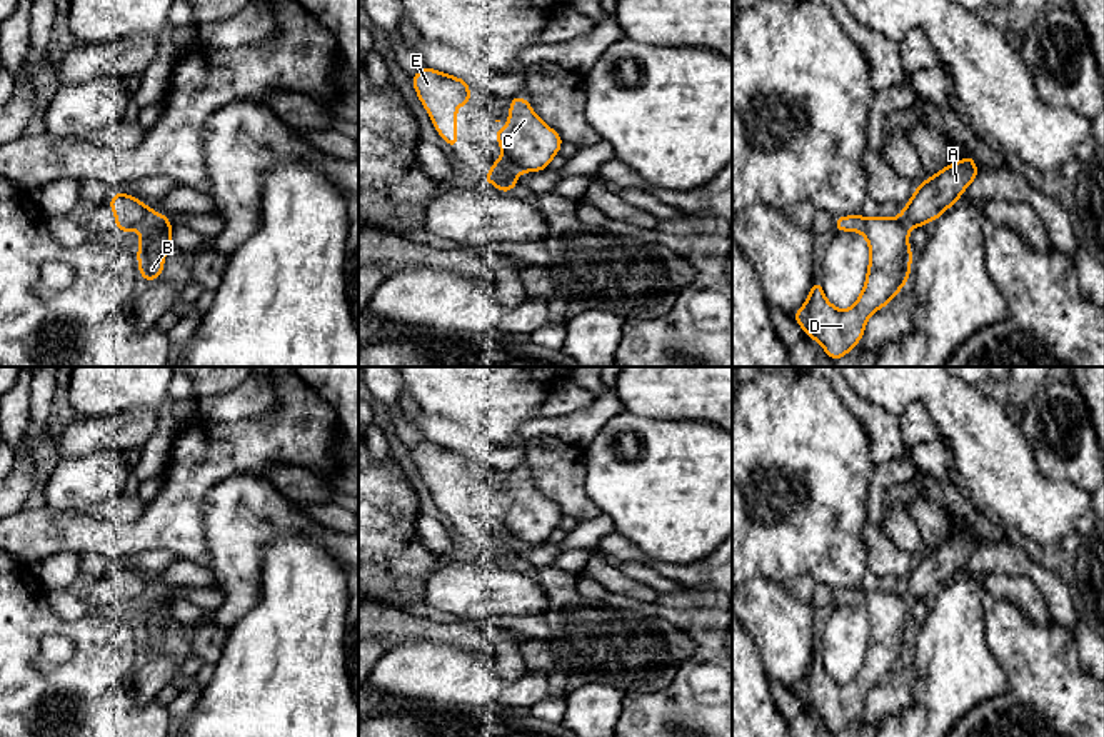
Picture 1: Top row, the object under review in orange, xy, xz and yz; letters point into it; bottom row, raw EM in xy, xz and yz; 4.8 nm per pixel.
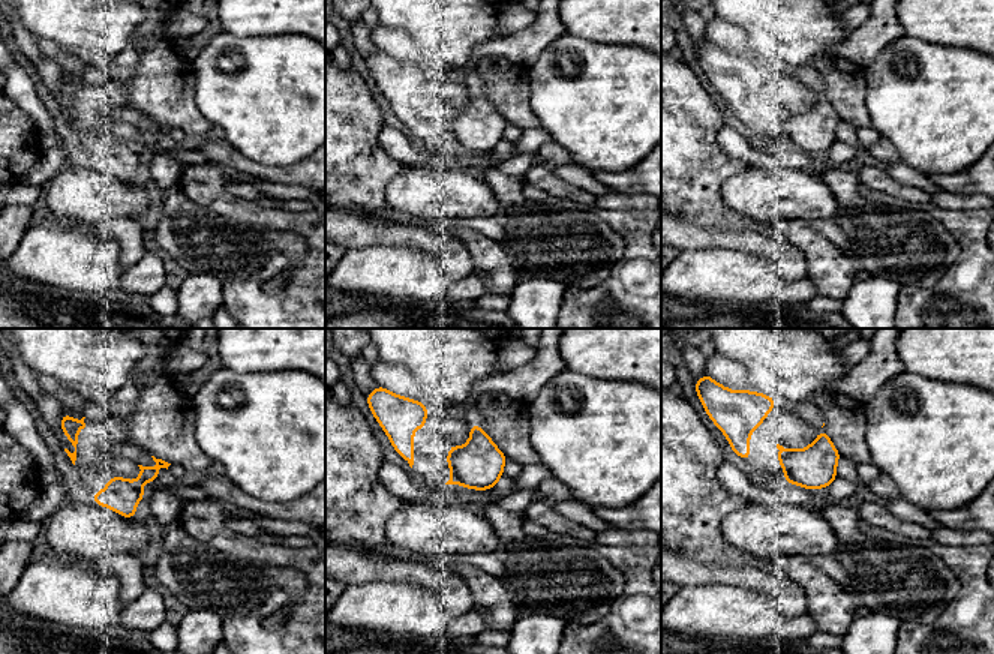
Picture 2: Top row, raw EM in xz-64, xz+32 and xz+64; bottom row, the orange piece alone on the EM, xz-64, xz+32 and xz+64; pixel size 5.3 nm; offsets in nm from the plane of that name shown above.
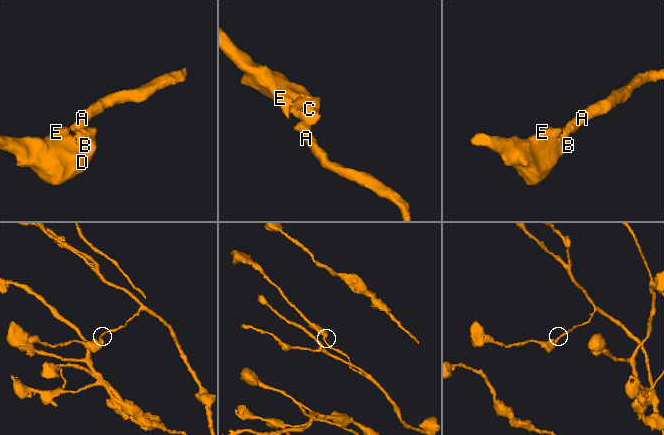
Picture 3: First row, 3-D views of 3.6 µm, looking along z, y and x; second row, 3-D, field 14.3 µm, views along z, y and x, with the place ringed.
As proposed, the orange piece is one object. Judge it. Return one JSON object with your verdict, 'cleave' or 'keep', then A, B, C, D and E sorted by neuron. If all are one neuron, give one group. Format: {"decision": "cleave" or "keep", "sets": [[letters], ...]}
{"decision": "keep", "sets": [["A", "B", "C", "D", "E"]]}

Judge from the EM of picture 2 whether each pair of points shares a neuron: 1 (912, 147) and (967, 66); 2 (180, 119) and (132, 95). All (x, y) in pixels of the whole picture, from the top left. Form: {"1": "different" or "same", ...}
{"1": "same", "2": "same"}

